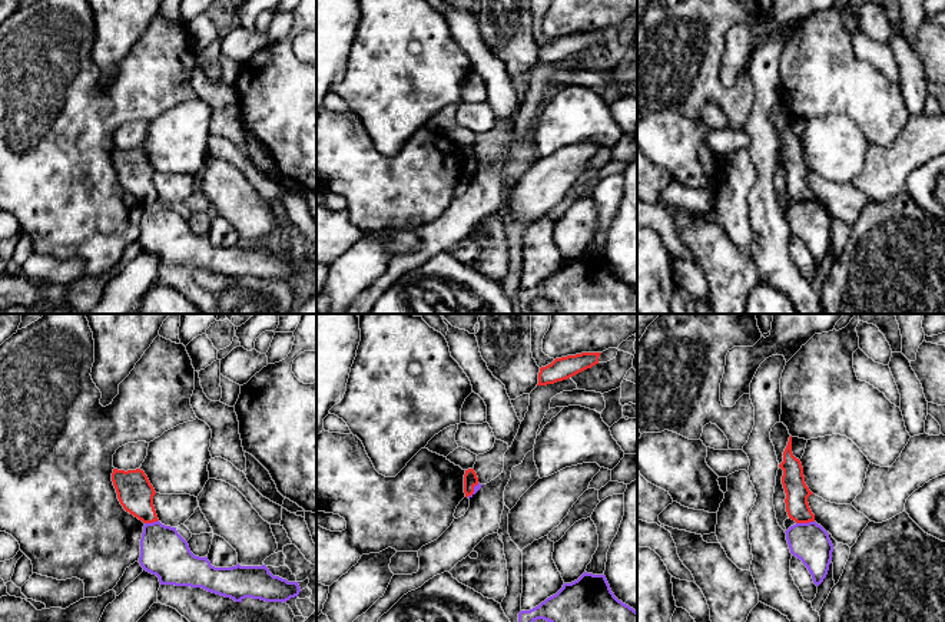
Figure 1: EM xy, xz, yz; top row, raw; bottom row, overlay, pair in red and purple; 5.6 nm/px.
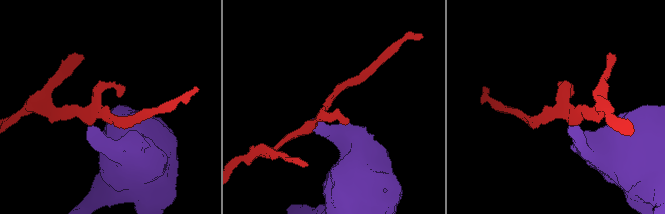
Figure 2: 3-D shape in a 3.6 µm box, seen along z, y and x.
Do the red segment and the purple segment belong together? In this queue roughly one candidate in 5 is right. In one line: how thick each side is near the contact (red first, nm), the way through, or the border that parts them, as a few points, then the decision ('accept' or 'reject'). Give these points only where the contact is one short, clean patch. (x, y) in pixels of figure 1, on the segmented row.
130 nm thick on the red side, 220 nm on the other; reject

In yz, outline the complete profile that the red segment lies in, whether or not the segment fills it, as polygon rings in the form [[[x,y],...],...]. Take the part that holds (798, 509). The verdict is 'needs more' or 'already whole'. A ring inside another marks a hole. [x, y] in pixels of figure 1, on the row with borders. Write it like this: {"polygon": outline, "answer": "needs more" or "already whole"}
{"polygon": [[[792,436],[783,451],[783,461],[779,464],[783,470],[782,484],[786,493],[786,512],[789,519],[796,523],[815,522],[808,497],[813,494],[805,483],[803,467],[799,459],[792,453]]], "answer": "already whole"}

